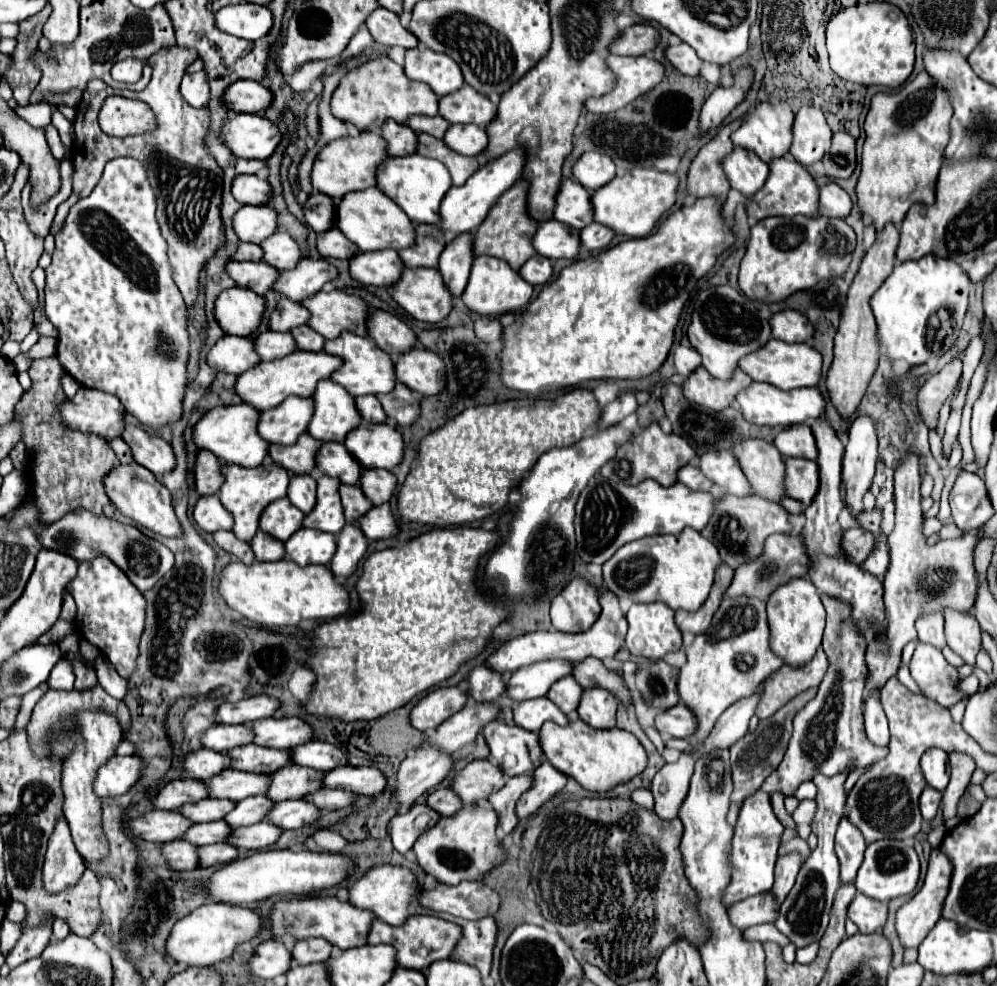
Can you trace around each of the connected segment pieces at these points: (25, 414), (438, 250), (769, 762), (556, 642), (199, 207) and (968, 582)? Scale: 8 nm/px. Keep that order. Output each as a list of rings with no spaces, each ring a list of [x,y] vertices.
[[[56,356],[36,360],[30,370],[32,388],[24,394],[20,404],[16,406],[16,414],[22,416],[22,430],[24,430],[24,444],[28,448],[28,456],[32,456],[32,486],[34,488],[34,502],[40,508],[40,516],[44,524],[50,524],[64,514],[76,510],[88,510],[96,516],[102,516],[106,504],[112,504],[106,488],[104,478],[112,472],[118,464],[114,450],[108,446],[106,438],[96,434],[84,434],[78,430],[70,430],[62,420],[58,406],[66,402],[66,394],[62,390],[60,378],[64,376],[64,368],[60,366]]]
[[[416,224],[416,246],[400,250],[406,268],[436,268],[446,246],[444,234],[434,224]]]
[[[810,688],[802,694],[798,694],[794,700],[790,700],[784,708],[780,708],[774,716],[760,720],[756,732],[746,734],[744,738],[740,738],[734,746],[730,746],[730,762],[732,762],[732,780],[734,780],[734,792],[732,792],[732,802],[744,802],[750,794],[754,794],[760,784],[766,780],[766,776],[770,776],[772,770],[778,768],[778,764],[782,762],[782,756],[786,752],[788,740],[792,736],[792,720],[796,716],[798,710],[802,710],[808,700],[812,700],[816,696],[818,688]]]
[[[604,592],[600,594],[600,604],[602,604],[602,614],[600,618],[592,624],[592,628],[588,628],[586,632],[582,633],[563,633],[558,630],[546,630],[546,632],[530,632],[530,634],[524,634],[524,636],[518,636],[518,638],[512,638],[510,642],[506,642],[502,648],[498,648],[488,664],[502,672],[502,674],[512,674],[516,672],[518,668],[526,666],[526,664],[534,664],[538,660],[556,660],[556,658],[562,658],[562,660],[570,660],[570,662],[578,662],[582,658],[588,658],[588,656],[594,656],[598,660],[604,660],[604,658],[612,658],[622,642],[624,642],[624,636],[626,636],[626,630],[628,630],[628,624],[626,624],[626,618],[618,606],[618,598],[610,592]]]
[[[164,46],[150,56],[150,66],[154,70],[146,90],[132,94],[134,98],[146,102],[156,116],[156,130],[146,134],[136,134],[128,138],[102,138],[98,124],[98,110],[108,98],[108,86],[102,80],[92,80],[82,96],[74,118],[76,142],[72,148],[72,192],[78,198],[86,198],[98,184],[104,164],[108,160],[130,156],[146,166],[148,180],[156,192],[156,220],[160,232],[168,242],[168,258],[174,268],[174,280],[180,288],[188,308],[196,304],[198,278],[206,262],[226,244],[224,222],[220,216],[222,206],[222,168],[208,154],[204,136],[210,128],[210,110],[192,108],[180,94],[180,80],[186,68],[198,58],[198,52],[184,46]]]
[[[906,454],[902,464],[894,474],[894,502],[896,502],[896,526],[888,536],[890,546],[890,564],[884,574],[884,604],[888,612],[886,638],[888,644],[868,644],[866,666],[868,680],[866,690],[880,690],[888,678],[896,676],[900,666],[900,652],[910,642],[916,640],[916,620],[928,612],[944,612],[946,608],[970,614],[976,602],[978,578],[974,566],[974,550],[980,542],[980,536],[966,534],[954,540],[940,540],[928,544],[928,538],[922,534],[924,512],[920,508],[920,474],[918,474],[918,456]]]

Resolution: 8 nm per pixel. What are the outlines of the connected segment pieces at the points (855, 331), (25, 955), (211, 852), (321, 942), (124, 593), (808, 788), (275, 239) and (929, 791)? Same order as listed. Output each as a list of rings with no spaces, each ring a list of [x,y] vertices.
[[[886,224],[880,232],[876,232],[876,242],[870,246],[866,252],[860,270],[850,286],[846,308],[842,312],[842,322],[834,338],[834,362],[826,378],[826,386],[830,392],[830,398],[842,418],[850,418],[854,410],[858,408],[868,382],[878,366],[880,358],[880,344],[878,344],[878,326],[870,308],[870,298],[872,294],[882,286],[882,282],[890,276],[894,262],[896,262],[896,248],[900,242],[900,232],[894,224]]]
[[[50,918],[46,924],[38,926],[38,928],[26,928],[26,932],[20,936],[18,944],[14,946],[14,950],[6,956],[6,964],[8,968],[16,968],[22,962],[30,960],[30,958],[38,958],[42,954],[42,950],[46,948],[46,942],[50,942],[52,938],[52,920]]]
[[[228,842],[222,844],[212,844],[212,846],[200,846],[198,848],[198,858],[200,866],[214,866],[214,864],[230,864],[232,860],[238,858],[238,848],[234,848]]]
[[[312,938],[312,940],[300,940],[296,942],[292,956],[298,964],[312,964],[312,962],[324,962],[330,958],[332,944],[324,938]]]
[[[106,556],[80,562],[76,578],[68,584],[68,592],[74,596],[78,606],[76,628],[82,634],[82,638],[98,646],[122,678],[130,678],[130,674],[136,670],[138,642],[144,632],[144,596],[128,580],[128,576]]]
[[[812,782],[800,784],[800,788],[796,790],[796,798],[798,800],[814,800],[816,798],[816,786]]]
[[[286,230],[276,232],[260,246],[264,250],[264,260],[278,270],[292,270],[302,258],[302,250],[298,242]]]
[[[930,786],[924,788],[922,796],[920,796],[920,812],[922,812],[922,818],[924,820],[932,820],[938,812],[938,806],[940,806],[940,800],[942,800],[942,794]]]

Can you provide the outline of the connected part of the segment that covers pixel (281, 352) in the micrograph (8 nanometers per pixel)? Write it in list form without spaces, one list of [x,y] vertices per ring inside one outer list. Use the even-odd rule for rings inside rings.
[[[262,332],[256,338],[256,352],[262,360],[278,360],[296,350],[296,340],[290,332]]]

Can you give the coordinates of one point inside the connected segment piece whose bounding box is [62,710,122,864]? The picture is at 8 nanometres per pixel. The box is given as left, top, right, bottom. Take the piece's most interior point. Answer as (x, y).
(98, 735)

